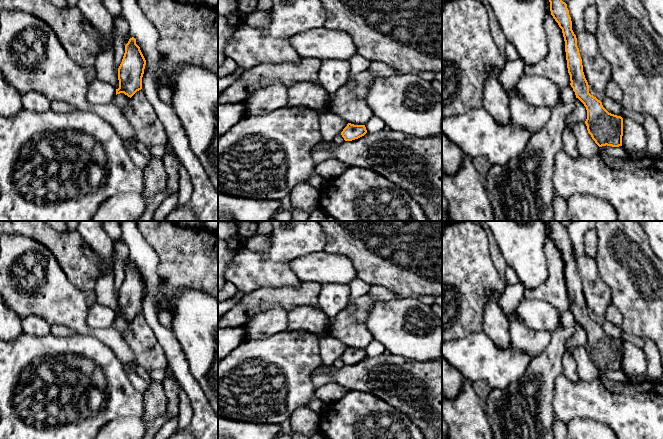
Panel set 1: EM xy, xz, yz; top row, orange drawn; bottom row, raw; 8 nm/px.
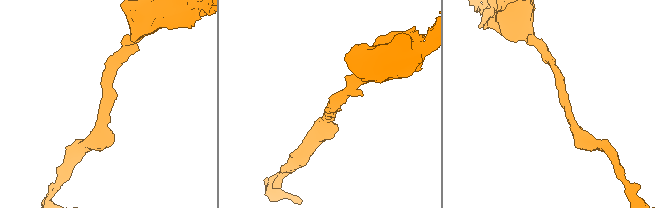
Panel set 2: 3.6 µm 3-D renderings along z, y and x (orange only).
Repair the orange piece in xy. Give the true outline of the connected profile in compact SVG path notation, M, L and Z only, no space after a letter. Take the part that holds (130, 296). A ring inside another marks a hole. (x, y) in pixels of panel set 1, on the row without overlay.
M130 262L125 269L125 277L118 292L119 312L116 313L116 319L124 317L131 322L142 313L145 289L146 284L136 268L136 263Z

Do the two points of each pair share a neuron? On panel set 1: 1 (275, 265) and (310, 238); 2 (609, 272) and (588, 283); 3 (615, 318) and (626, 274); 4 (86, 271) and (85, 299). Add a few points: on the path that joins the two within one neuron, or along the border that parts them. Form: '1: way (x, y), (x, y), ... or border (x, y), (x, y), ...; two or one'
1: way (284, 256), (301, 239); one
2: border (597, 259), (599, 274), (610, 290), (610, 298); two
3: border (612, 302), (622, 317), (622, 324), (620, 326); two
4: border (66, 277), (79, 289), (92, 291); two

